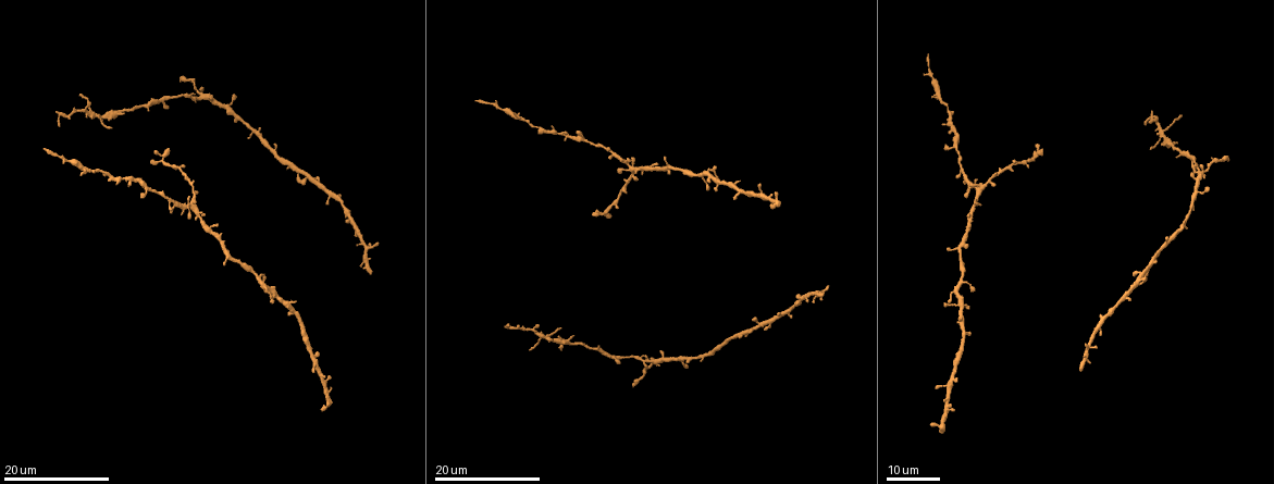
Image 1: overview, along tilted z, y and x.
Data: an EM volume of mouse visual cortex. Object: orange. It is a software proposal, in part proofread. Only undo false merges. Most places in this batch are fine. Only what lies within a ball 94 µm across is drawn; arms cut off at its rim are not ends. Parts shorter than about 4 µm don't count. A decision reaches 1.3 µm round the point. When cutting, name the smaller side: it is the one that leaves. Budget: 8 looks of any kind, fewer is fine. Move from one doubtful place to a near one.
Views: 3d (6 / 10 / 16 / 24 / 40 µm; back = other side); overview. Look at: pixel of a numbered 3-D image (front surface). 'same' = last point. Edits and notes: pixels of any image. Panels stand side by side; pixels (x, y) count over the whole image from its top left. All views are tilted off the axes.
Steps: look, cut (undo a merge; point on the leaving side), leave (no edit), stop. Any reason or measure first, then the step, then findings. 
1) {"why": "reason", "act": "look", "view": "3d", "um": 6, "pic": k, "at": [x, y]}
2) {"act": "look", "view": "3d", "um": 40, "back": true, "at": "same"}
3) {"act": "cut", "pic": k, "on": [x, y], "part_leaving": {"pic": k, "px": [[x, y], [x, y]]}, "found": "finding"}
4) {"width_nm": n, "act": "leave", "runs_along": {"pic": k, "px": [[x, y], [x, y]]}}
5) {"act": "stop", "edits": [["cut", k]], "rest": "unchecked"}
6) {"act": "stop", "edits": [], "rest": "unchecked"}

{"act": "look", "view": "3d", "um": 24, "pic": 1, "at": [58, 116]}

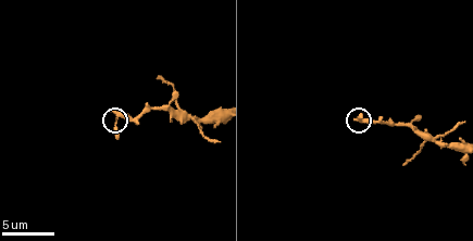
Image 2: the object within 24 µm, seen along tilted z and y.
{"act": "look", "view": "3d", "um": 10, "pic": 2, "at": [119, 117]}

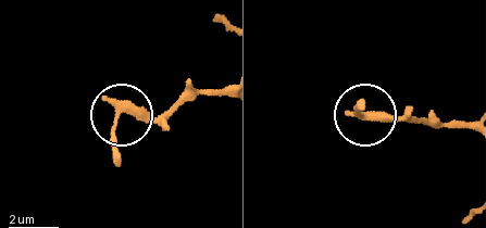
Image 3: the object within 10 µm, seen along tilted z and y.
{"act": "leave", "found": "all the same neuron"}

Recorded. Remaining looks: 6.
{"why": "three-way junction", "act": "look", "view": "3d", "um": 6, "pic": 2, "at": [188, 116]}

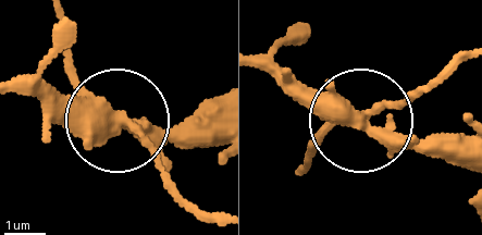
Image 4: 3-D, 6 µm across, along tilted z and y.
{"arms": 3, "act": "cut", "pic": 4, "on": [152, 151], "found": "a second neuron is stuck on"}

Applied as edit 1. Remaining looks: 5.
{"why": "see it whole again", "act": "look", "view": "overview"}

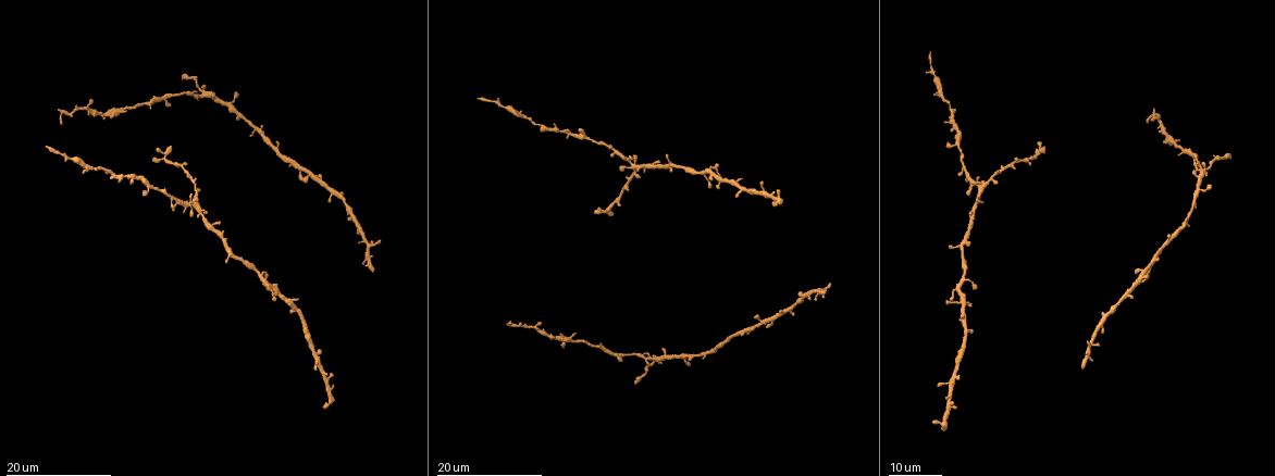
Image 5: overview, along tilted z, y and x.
{"why": "four-way junction", "act": "look", "view": "3d", "um": 24, "pic": 5, "at": [653, 361]}

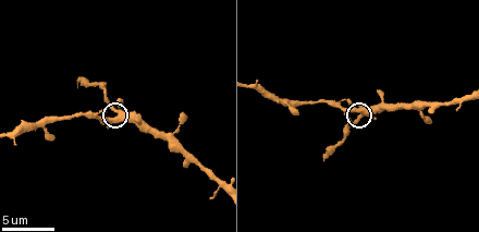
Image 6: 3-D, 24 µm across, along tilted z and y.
{"why": "zoom in", "act": "look", "view": "3d", "um": 10, "pic": 6, "at": [120, 112]}

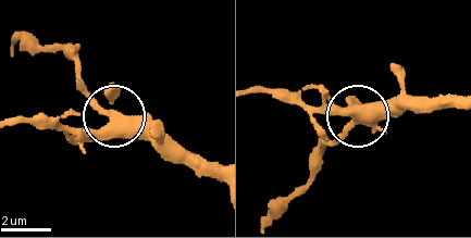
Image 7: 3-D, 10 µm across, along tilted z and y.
{"side_arm_um": 7, "act": "leave", "runs_along": {"pic": 7, "px": [[255, 90], [349, 110], [352, 124], [325, 146]]}, "found": "one neuron here"}

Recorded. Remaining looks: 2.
{"why": "four or more arms meet", "act": "look", "view": "3d", "um": 16, "pic": 5, "at": [194, 203]}

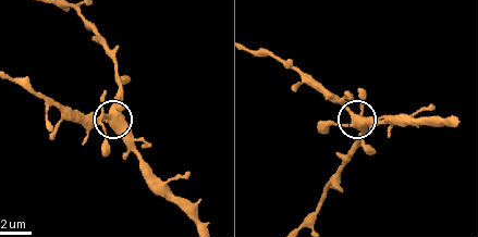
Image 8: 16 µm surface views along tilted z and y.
{"act": "look", "view": "3d", "um": 10, "pic": 8, "at": [350, 112]}

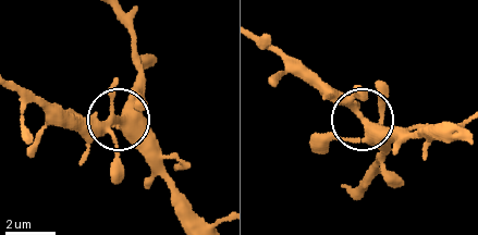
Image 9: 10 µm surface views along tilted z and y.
{"act": "leave", "found": "all the same neuron"}

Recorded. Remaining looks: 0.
{"act": "stop", "edits": [["cut", 4]], "rest": "unchecked"}

